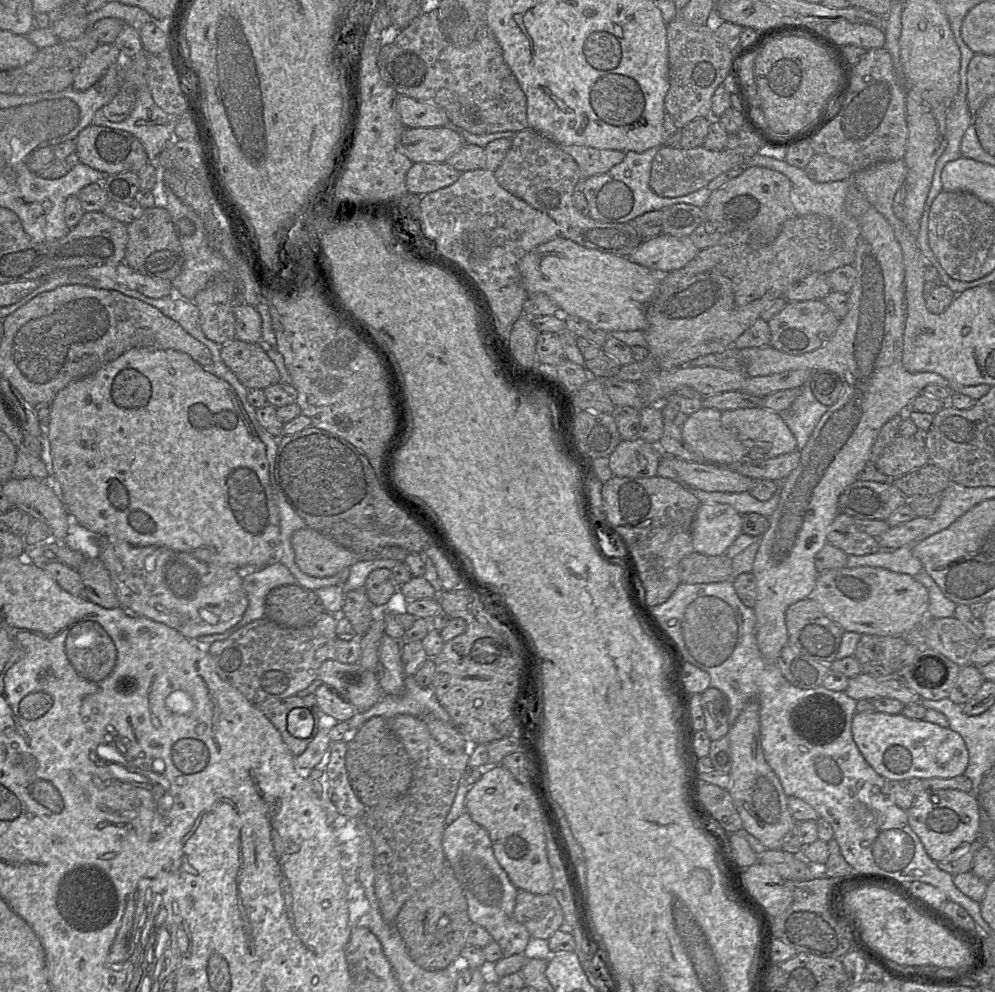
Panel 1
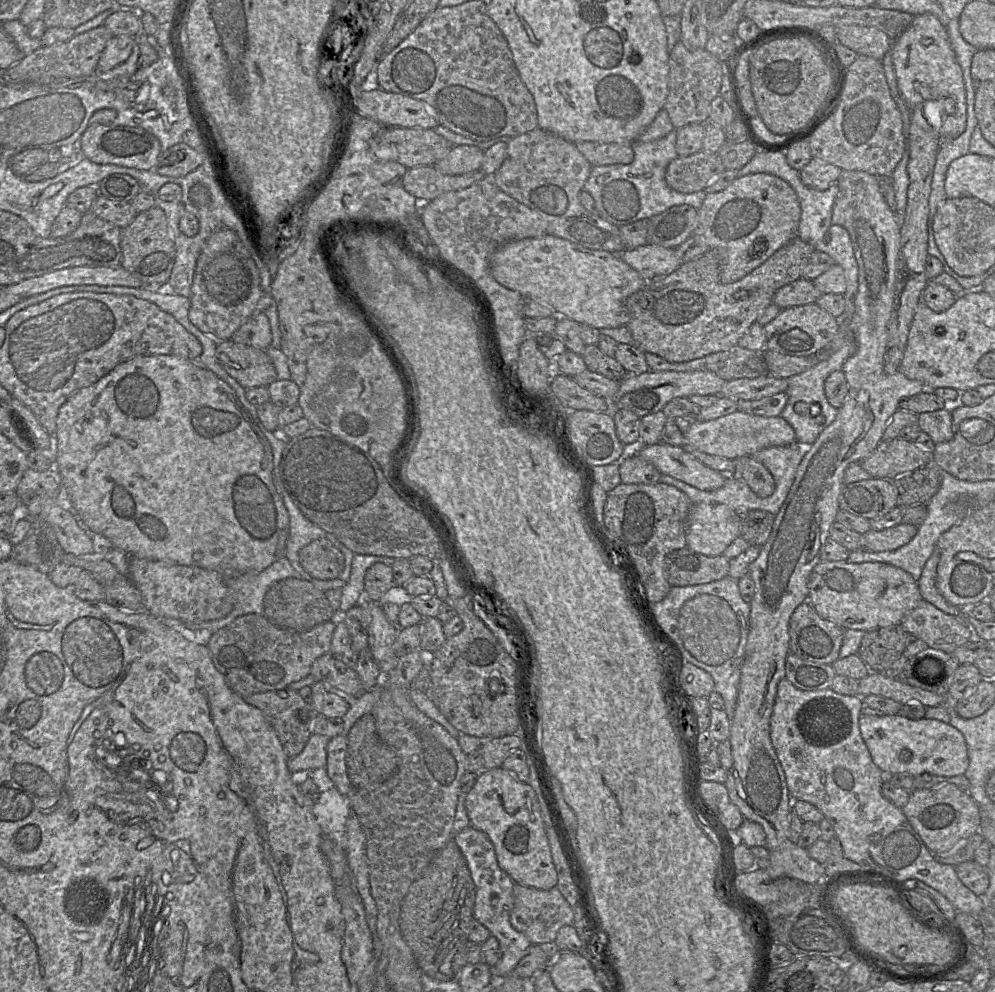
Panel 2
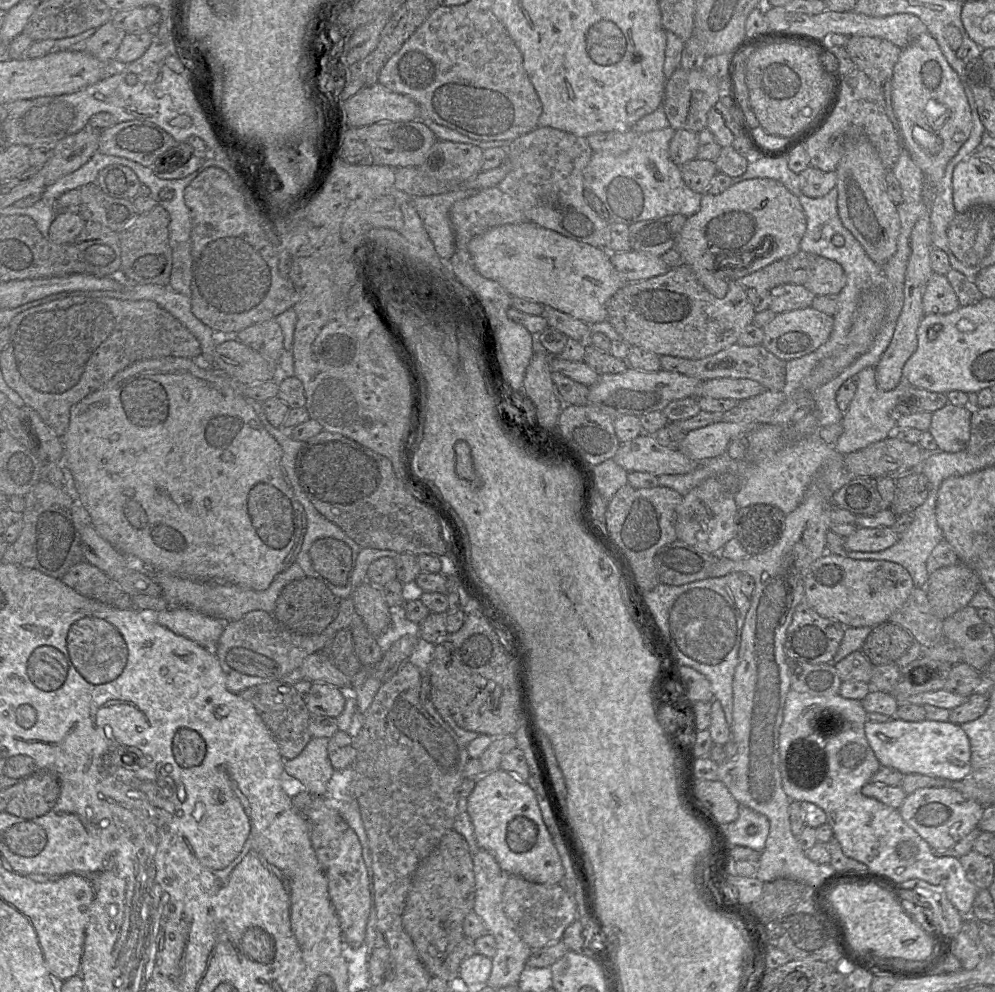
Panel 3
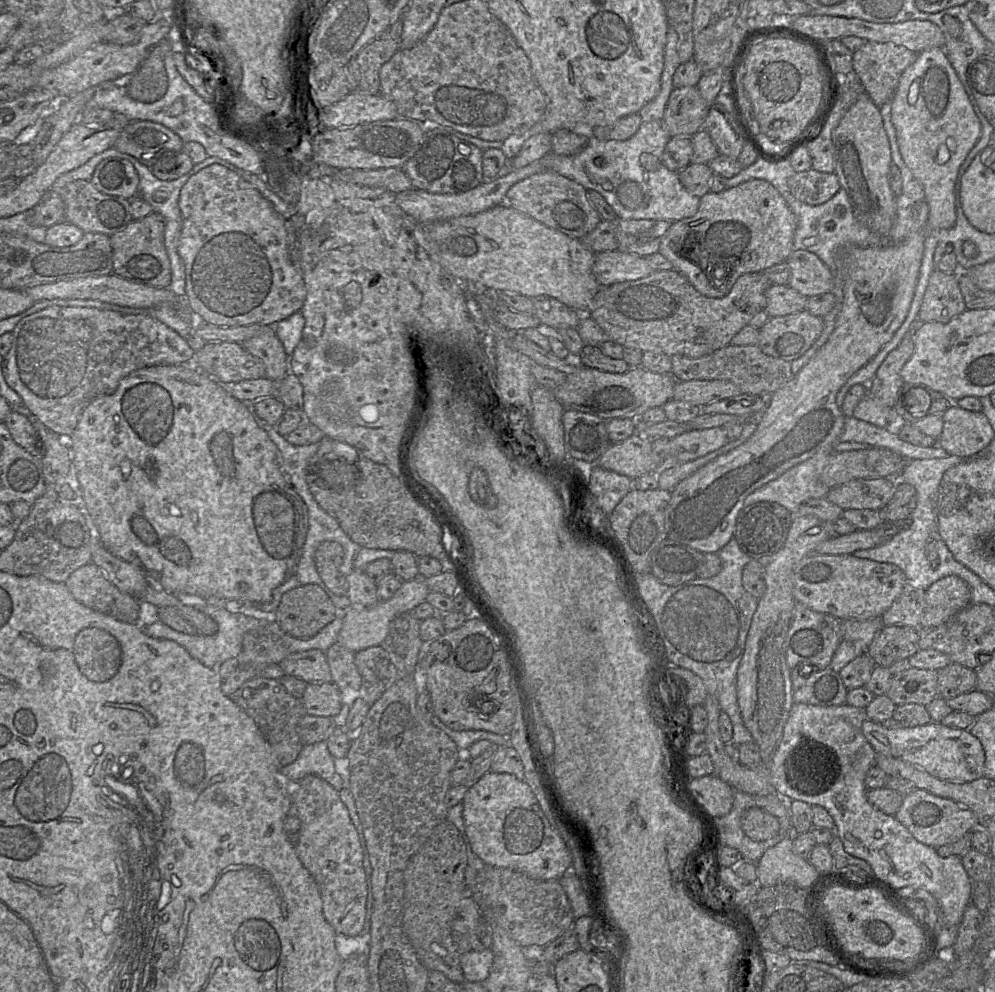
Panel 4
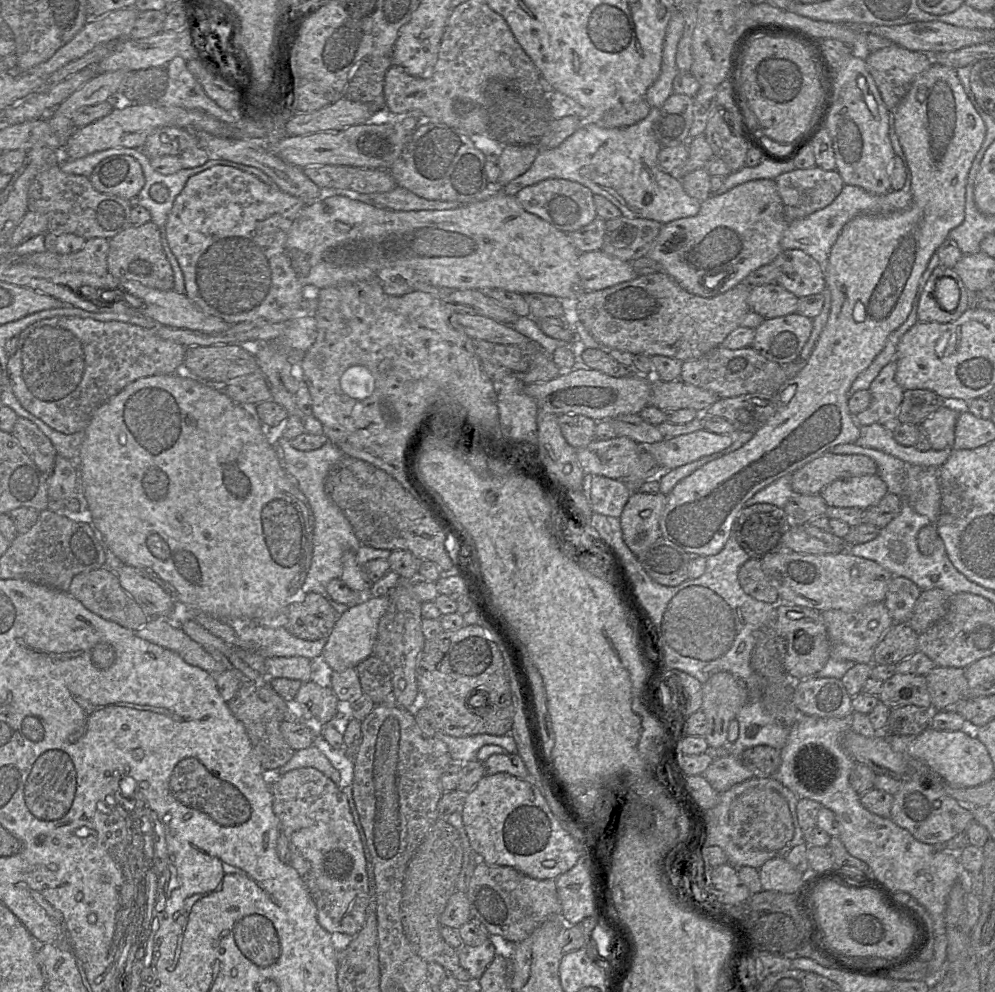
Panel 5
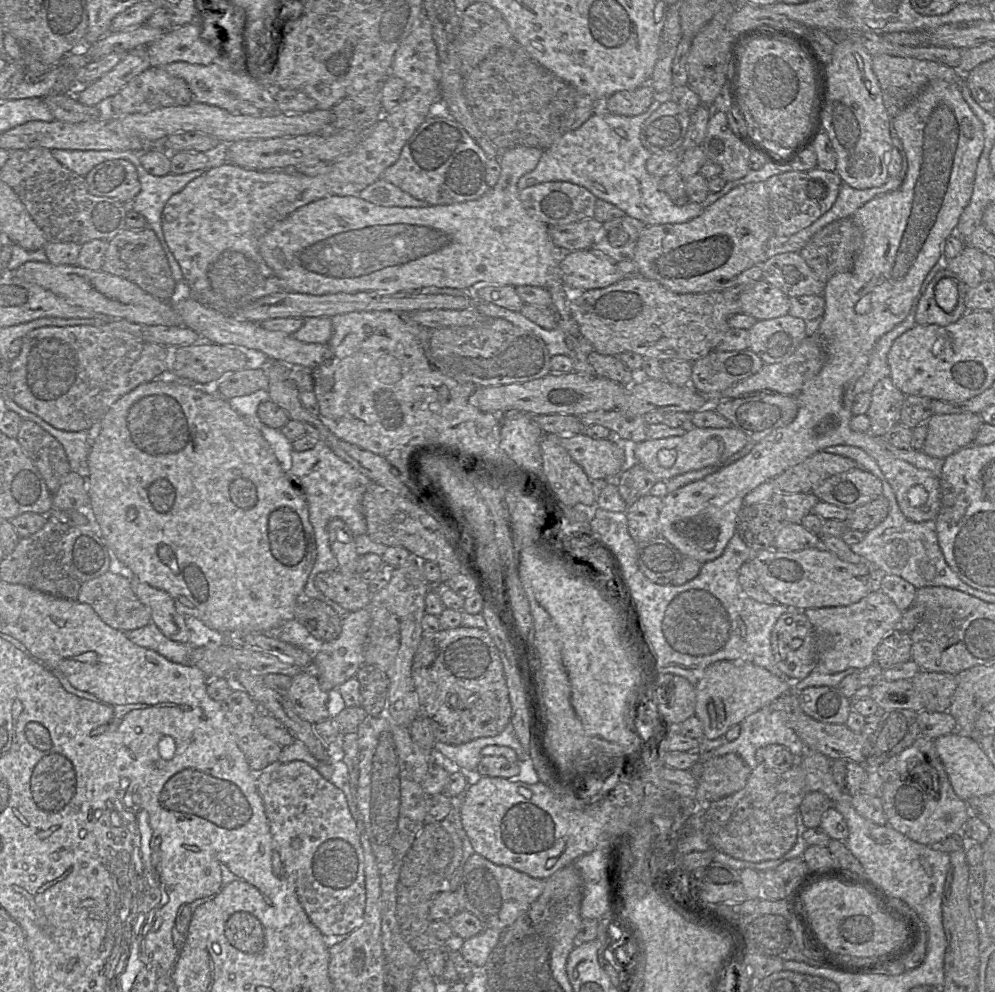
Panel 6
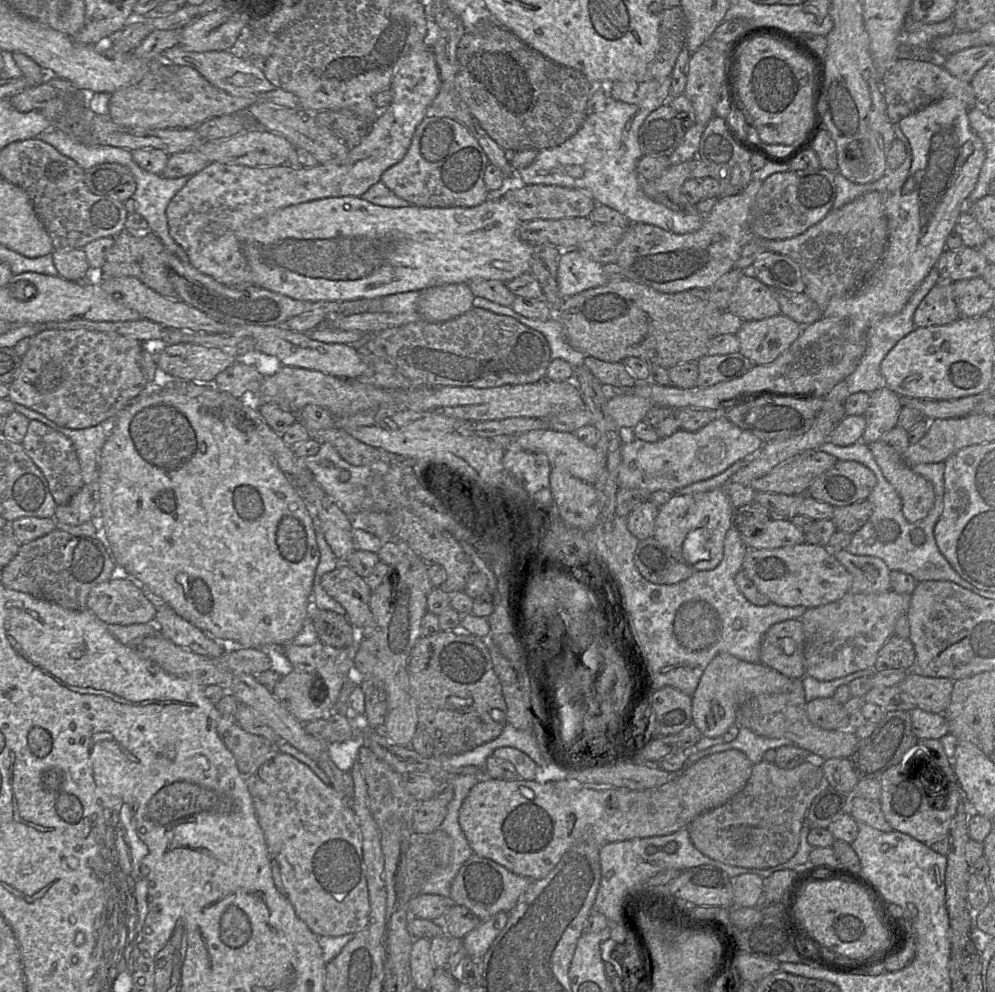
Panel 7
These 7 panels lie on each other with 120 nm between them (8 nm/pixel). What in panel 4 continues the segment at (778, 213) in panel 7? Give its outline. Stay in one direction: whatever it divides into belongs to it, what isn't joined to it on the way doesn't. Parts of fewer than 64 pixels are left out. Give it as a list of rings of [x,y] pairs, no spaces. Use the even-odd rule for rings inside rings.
[[[813,168],[796,172],[788,180],[791,194],[808,205],[820,205],[830,200],[841,188],[837,175]]]

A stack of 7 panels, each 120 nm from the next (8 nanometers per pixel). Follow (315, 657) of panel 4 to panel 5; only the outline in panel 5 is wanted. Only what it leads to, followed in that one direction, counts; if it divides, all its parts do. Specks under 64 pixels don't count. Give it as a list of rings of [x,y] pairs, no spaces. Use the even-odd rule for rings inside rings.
[[[267,657],[265,674],[268,678],[288,678],[311,681],[311,660],[306,657]]]

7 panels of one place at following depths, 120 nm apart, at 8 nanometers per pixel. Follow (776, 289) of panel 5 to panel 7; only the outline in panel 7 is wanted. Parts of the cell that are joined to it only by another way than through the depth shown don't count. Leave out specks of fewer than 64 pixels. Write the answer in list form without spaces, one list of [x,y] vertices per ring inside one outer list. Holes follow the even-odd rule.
[[[744,272],[730,299],[728,310],[745,321],[763,320],[781,314],[773,290],[751,272]]]

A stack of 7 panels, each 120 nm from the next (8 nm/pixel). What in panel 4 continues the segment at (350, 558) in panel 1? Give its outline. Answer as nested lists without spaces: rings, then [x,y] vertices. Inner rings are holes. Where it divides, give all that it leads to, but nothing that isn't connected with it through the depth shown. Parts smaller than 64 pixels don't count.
[[[336,541],[322,542],[315,552],[315,565],[324,584],[336,595],[347,595],[346,576],[340,571],[344,548]]]

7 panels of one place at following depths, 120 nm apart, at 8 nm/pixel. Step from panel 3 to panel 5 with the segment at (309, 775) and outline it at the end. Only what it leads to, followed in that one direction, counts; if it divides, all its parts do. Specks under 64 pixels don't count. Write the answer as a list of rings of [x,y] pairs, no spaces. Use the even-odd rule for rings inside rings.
[[[314,744],[295,751],[291,759],[278,768],[278,775],[283,775],[291,770],[312,767],[331,779],[337,786],[340,782],[339,772],[332,766],[327,757]]]

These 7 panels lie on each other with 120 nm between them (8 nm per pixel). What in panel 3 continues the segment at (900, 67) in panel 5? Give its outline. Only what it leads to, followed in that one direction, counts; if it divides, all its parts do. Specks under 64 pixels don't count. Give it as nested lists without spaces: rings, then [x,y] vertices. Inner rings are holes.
[[[850,36],[845,46],[854,67],[877,84],[892,78],[893,68],[902,49],[878,37]]]

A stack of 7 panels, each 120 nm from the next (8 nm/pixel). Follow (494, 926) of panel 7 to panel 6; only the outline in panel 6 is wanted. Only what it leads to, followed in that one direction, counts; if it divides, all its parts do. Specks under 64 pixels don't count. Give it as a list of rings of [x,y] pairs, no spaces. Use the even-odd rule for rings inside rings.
[[[485,928],[462,943],[459,952],[476,970],[481,970],[500,938],[500,930]]]

